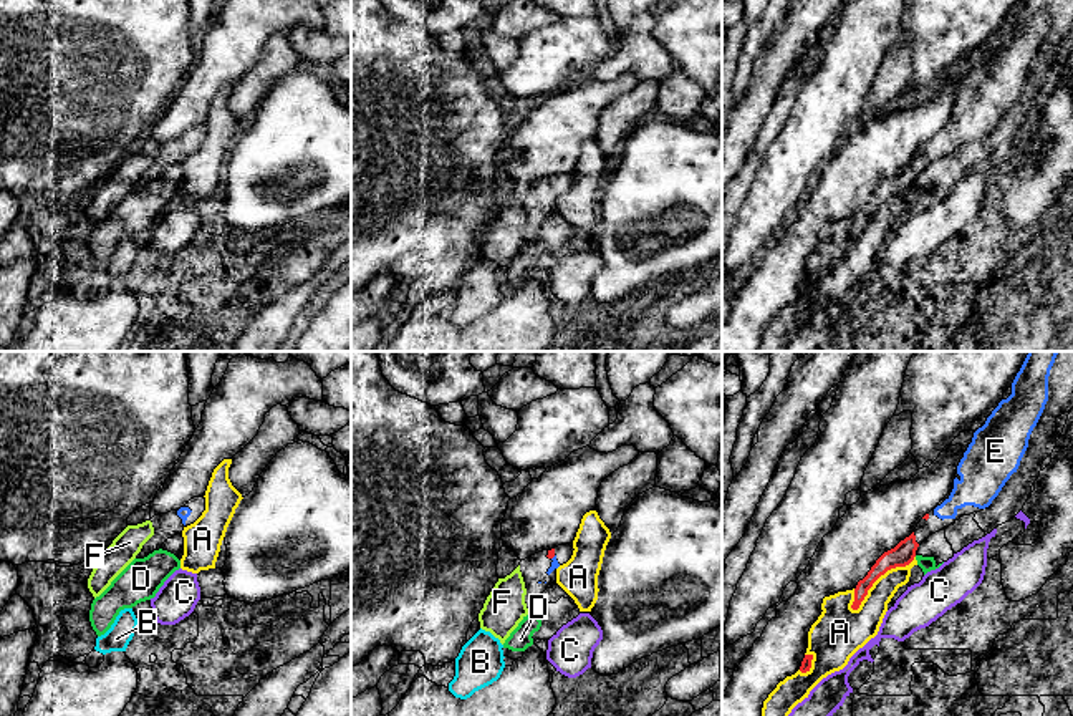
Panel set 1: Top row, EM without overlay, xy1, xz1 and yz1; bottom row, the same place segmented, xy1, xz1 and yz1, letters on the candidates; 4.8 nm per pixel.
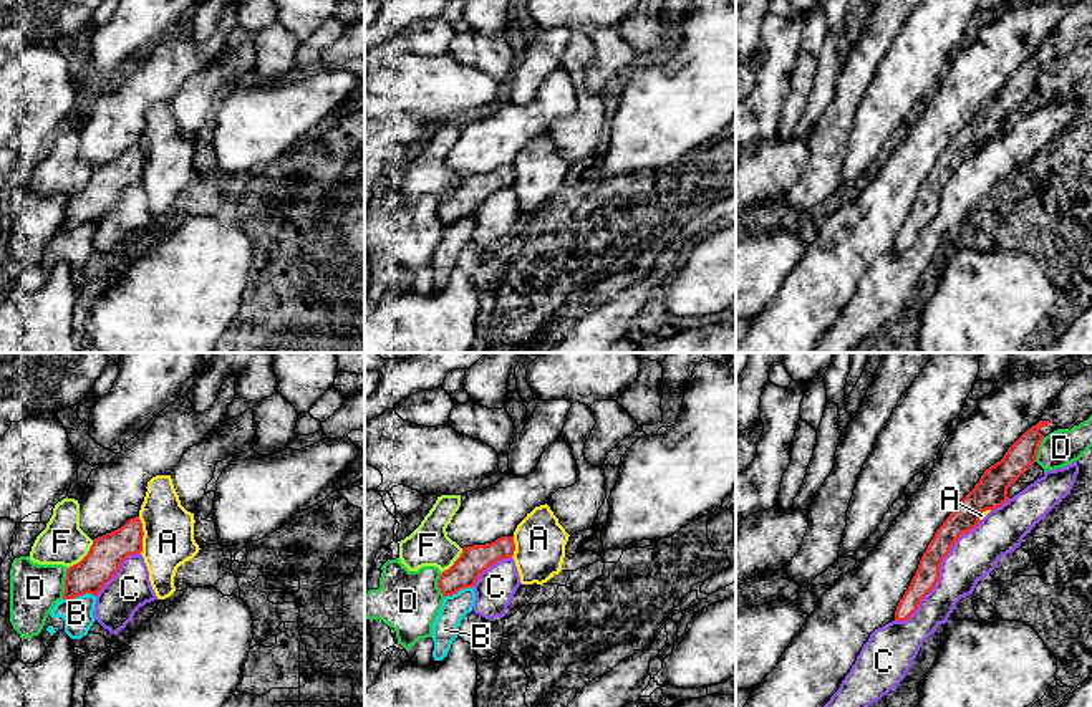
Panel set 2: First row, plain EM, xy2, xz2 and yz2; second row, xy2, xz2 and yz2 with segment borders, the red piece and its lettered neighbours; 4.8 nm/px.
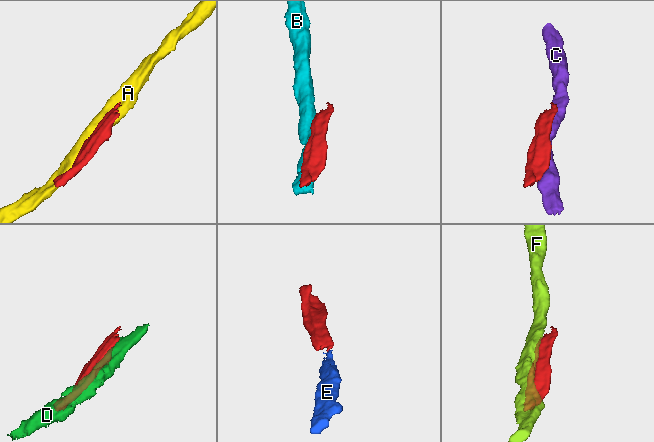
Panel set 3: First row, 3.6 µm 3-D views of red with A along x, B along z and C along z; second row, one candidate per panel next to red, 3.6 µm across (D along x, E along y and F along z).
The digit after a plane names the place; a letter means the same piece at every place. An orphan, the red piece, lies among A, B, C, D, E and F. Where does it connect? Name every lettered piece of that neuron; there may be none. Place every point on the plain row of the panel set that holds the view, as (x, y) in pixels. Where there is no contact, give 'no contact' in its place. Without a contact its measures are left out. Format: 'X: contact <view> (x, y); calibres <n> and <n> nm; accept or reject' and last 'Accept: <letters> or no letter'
A: contact yz1 (878, 206); calibres 110 and 160 nm; reject
B: contact xy2 (78, 224); calibres 170 and 150 nm; reject
C: contact yz2 (938, 202); calibres 120 and 220 nm; reject
D: contact xy2 (65, 212); calibres 170 and 240 nm; reject
E: no contact; accept
F: contact xy2 (85, 186); calibres 170 and 220 nm; reject
Accept: E

